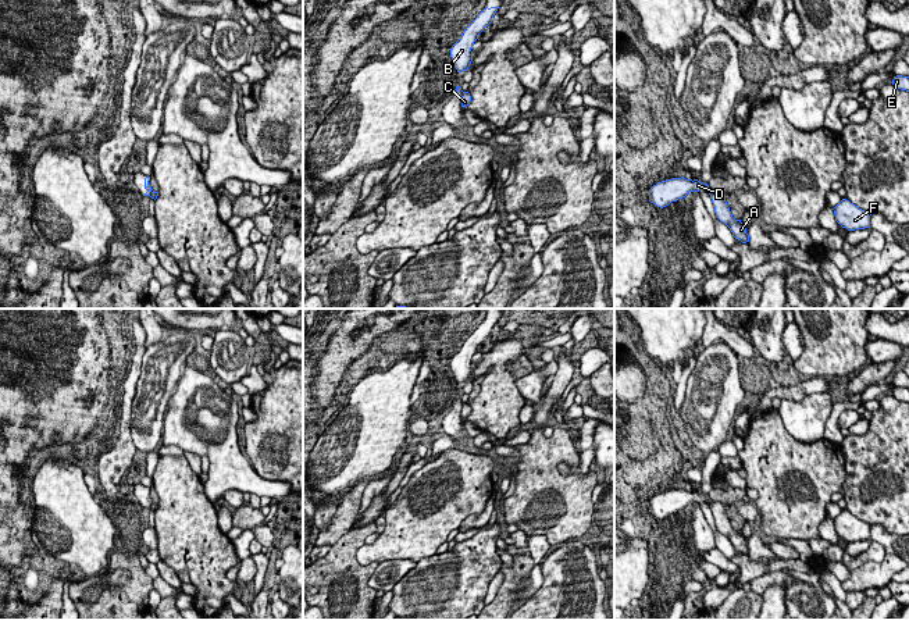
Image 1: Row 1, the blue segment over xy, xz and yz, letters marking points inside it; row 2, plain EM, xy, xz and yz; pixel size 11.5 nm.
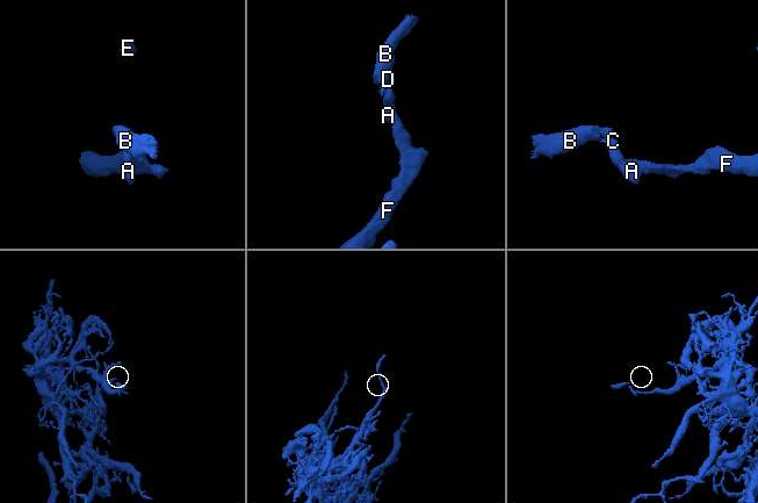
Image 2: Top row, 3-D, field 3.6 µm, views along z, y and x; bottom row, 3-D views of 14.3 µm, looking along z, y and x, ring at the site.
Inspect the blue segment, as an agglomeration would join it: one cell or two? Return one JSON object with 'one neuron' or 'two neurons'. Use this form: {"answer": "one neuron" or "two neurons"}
{"answer": "two neurons"}

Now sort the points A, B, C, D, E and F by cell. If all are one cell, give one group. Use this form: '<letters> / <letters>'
A C E F / B D

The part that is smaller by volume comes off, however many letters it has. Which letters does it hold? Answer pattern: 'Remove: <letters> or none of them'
Remove: B, D

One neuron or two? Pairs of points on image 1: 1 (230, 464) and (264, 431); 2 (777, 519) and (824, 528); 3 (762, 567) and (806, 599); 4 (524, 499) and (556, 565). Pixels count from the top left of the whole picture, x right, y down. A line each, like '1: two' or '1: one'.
1: two
2: two
3: two
4: two

